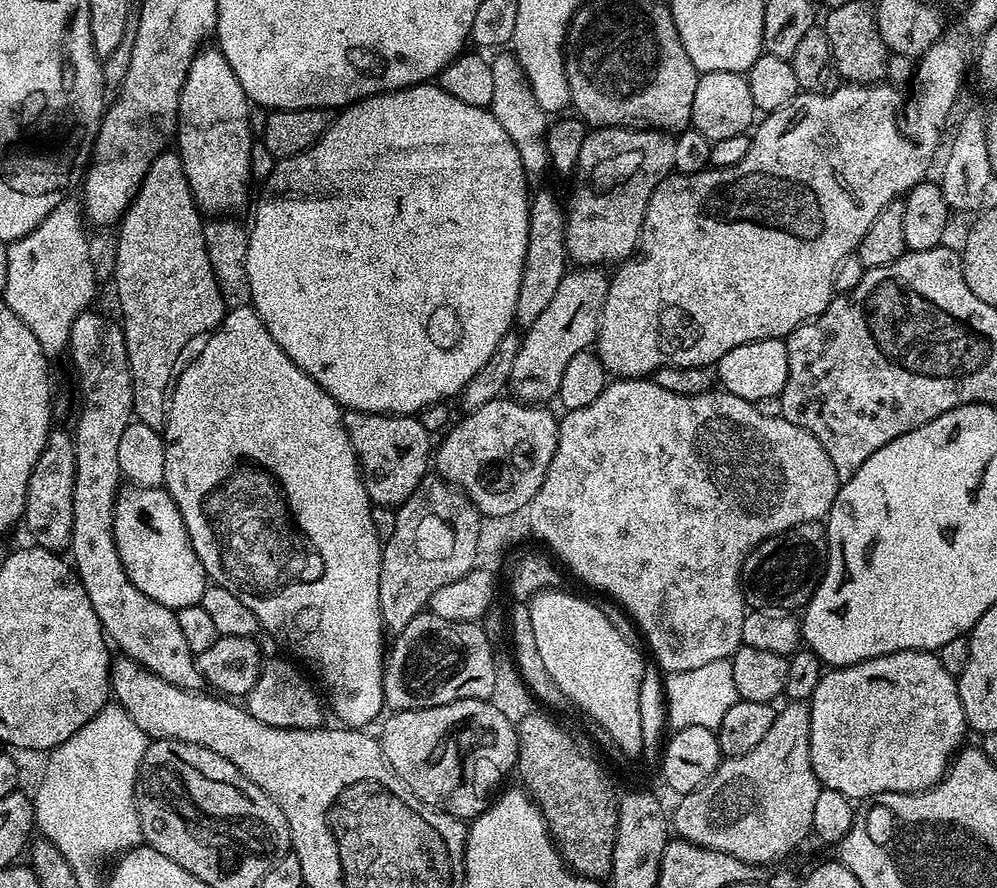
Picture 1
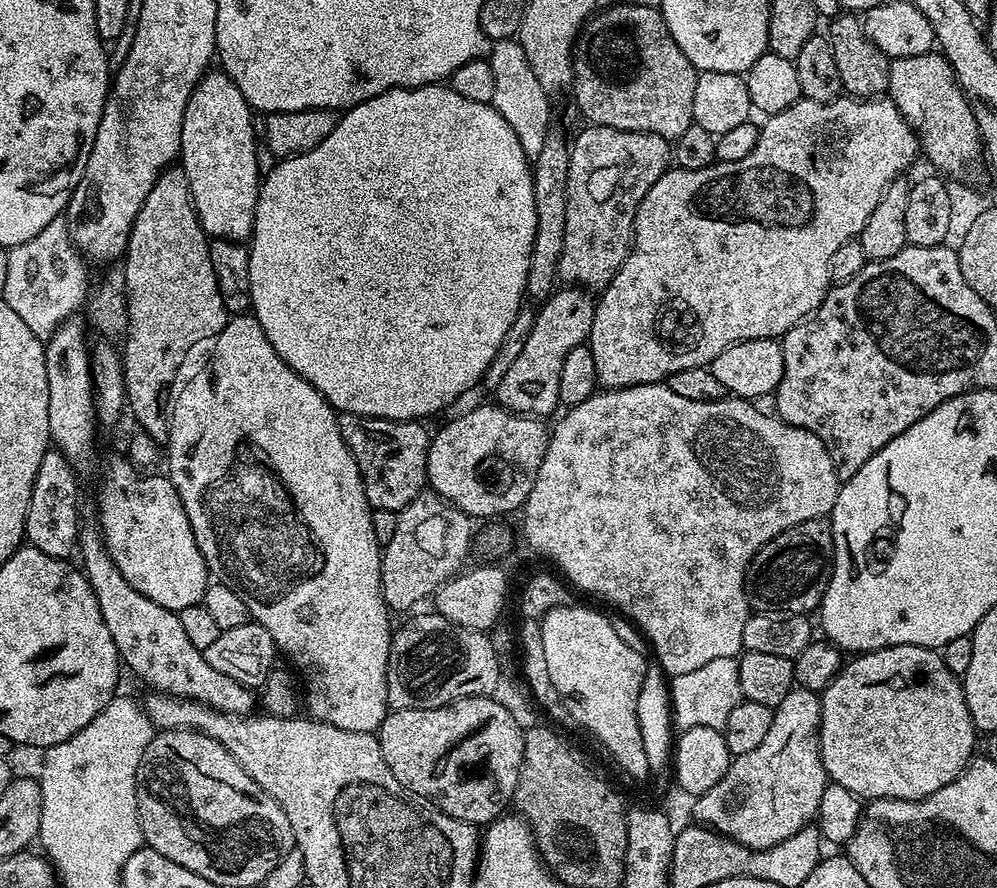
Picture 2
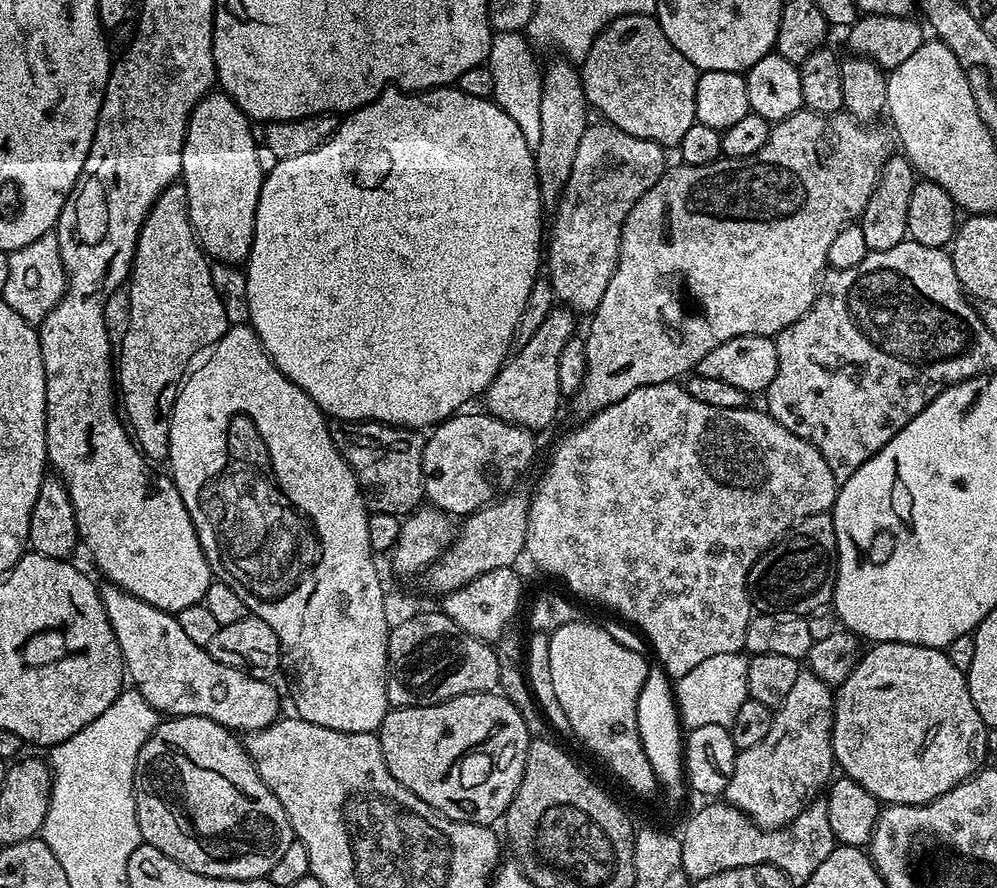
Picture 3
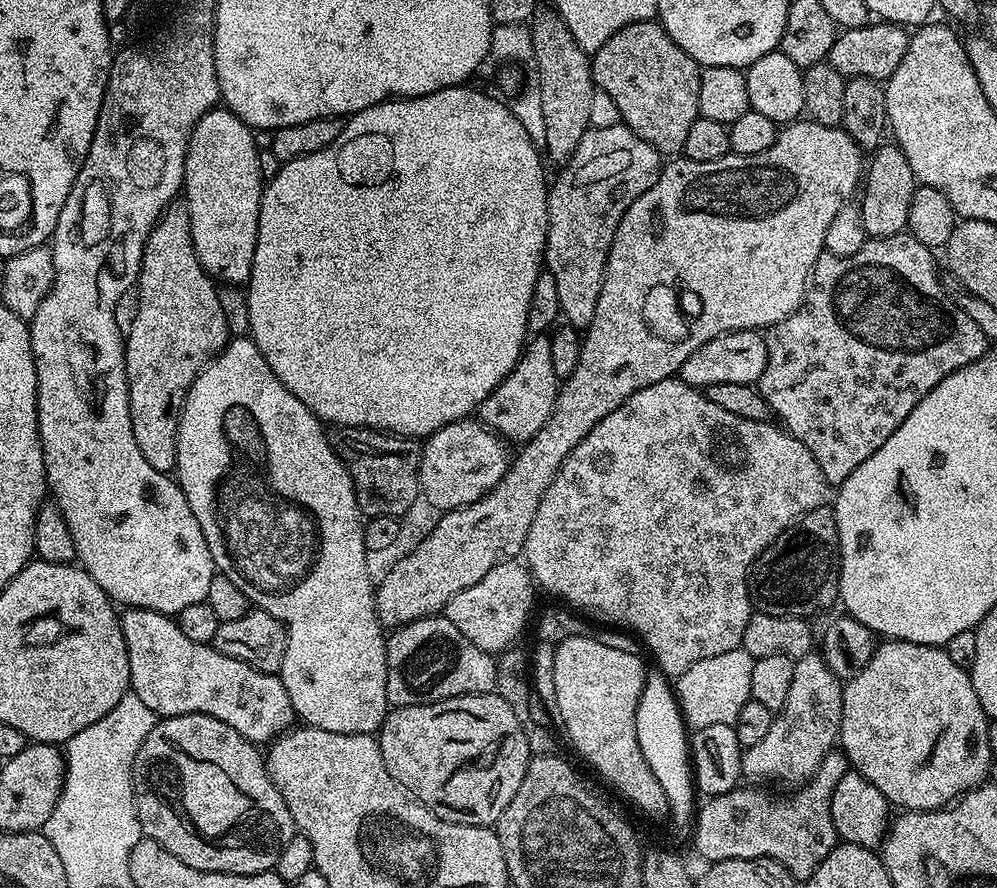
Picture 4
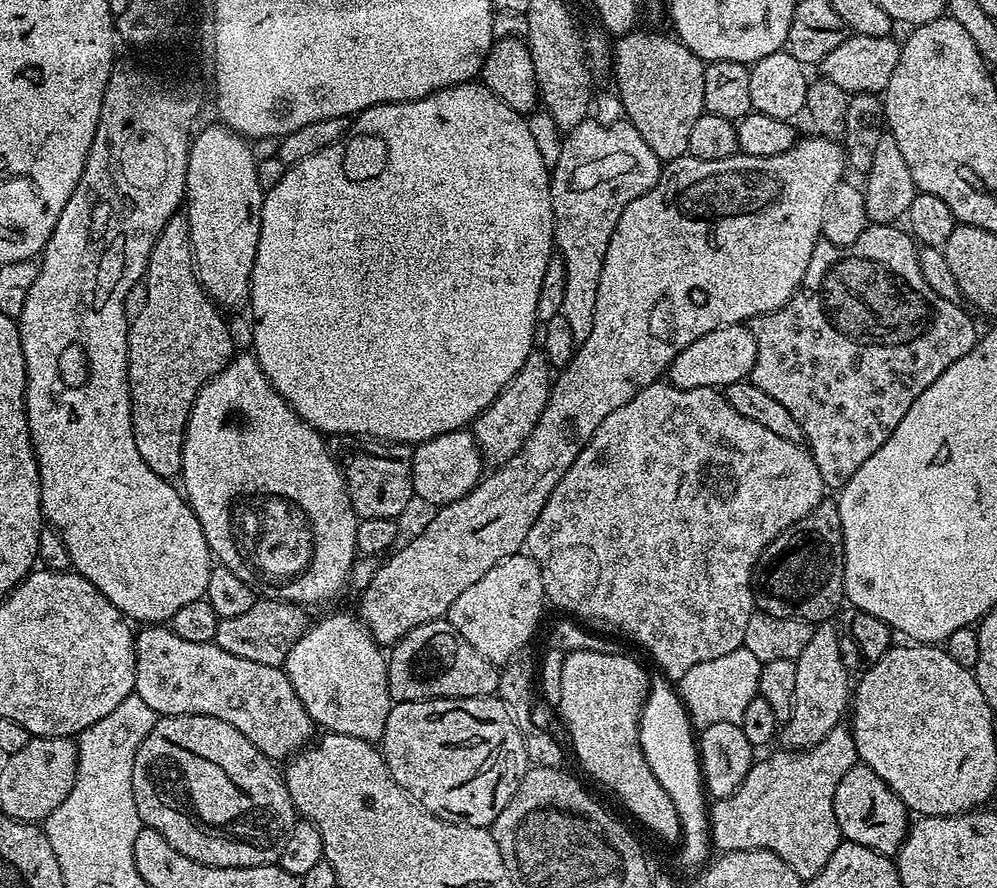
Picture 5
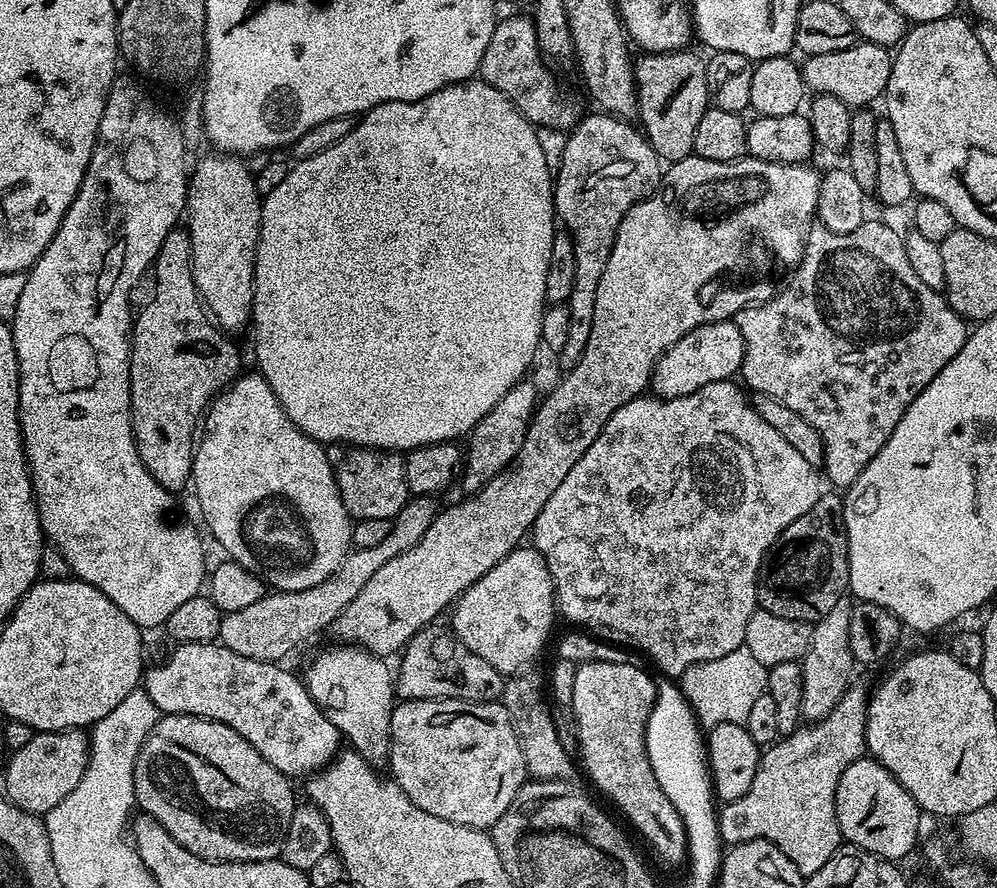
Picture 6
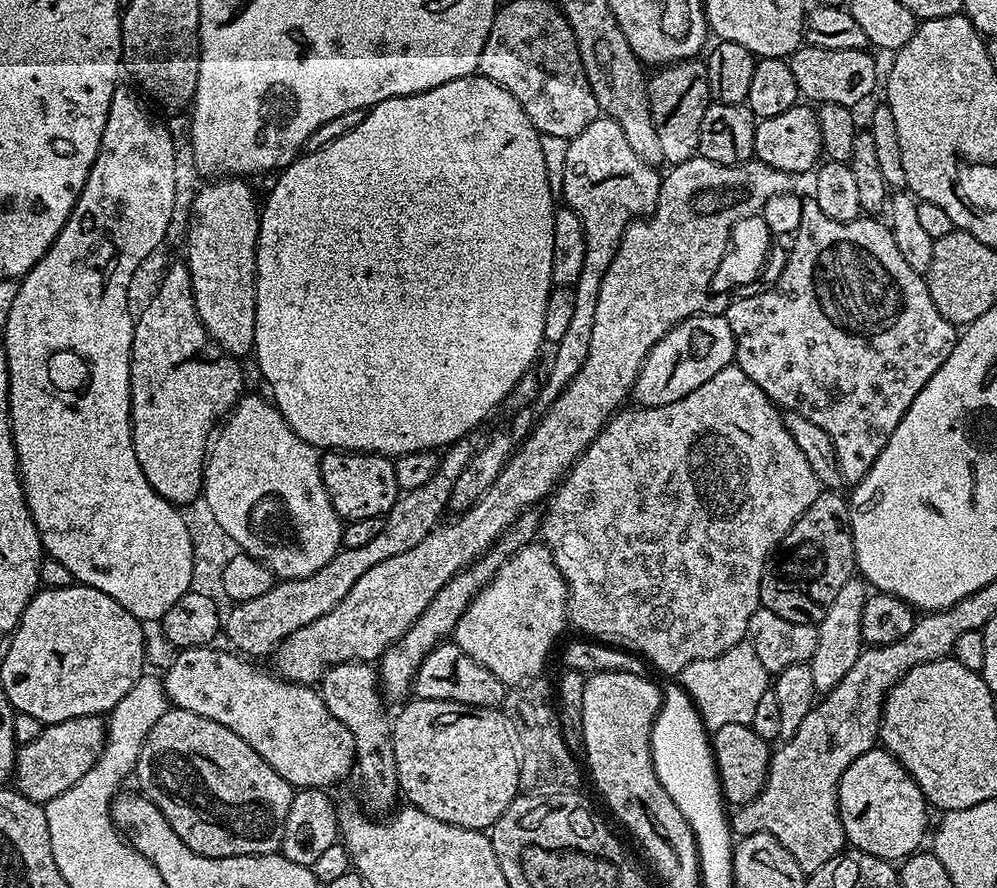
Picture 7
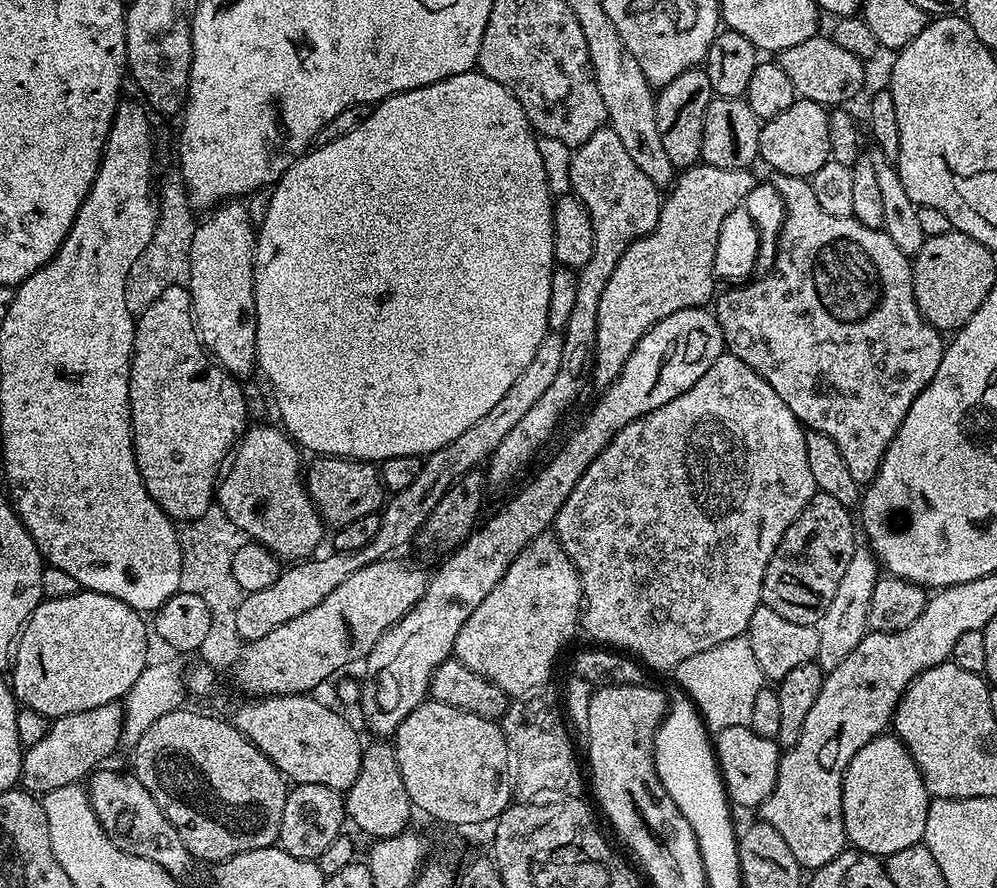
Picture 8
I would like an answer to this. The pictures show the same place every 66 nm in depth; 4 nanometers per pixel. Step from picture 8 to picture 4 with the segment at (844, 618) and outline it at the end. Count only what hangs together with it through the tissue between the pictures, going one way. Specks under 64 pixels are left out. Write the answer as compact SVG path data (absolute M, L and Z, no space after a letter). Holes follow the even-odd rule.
M813 650L796 661L794 678L786 693L786 702L772 717L770 734L758 746L743 749L740 770L749 781L781 780L784 784L799 786L818 770L828 752L837 747L842 722L844 684L841 677L828 669L828 663L819 651Z

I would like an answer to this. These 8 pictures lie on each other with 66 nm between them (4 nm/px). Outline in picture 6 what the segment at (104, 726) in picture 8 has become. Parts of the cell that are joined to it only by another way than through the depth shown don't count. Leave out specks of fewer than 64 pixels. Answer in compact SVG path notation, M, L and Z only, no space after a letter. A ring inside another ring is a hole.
M67 728L64 732L33 734L30 742L26 742L26 746L22 746L22 750L9 755L8 769L4 772L3 795L22 810L47 814L50 810L54 810L54 806L58 806L58 802L62 802L62 798L66 798L66 794L70 794L70 790L74 790L74 786L78 786L78 782L82 782L82 774L88 765L89 747L89 737L79 728Z

